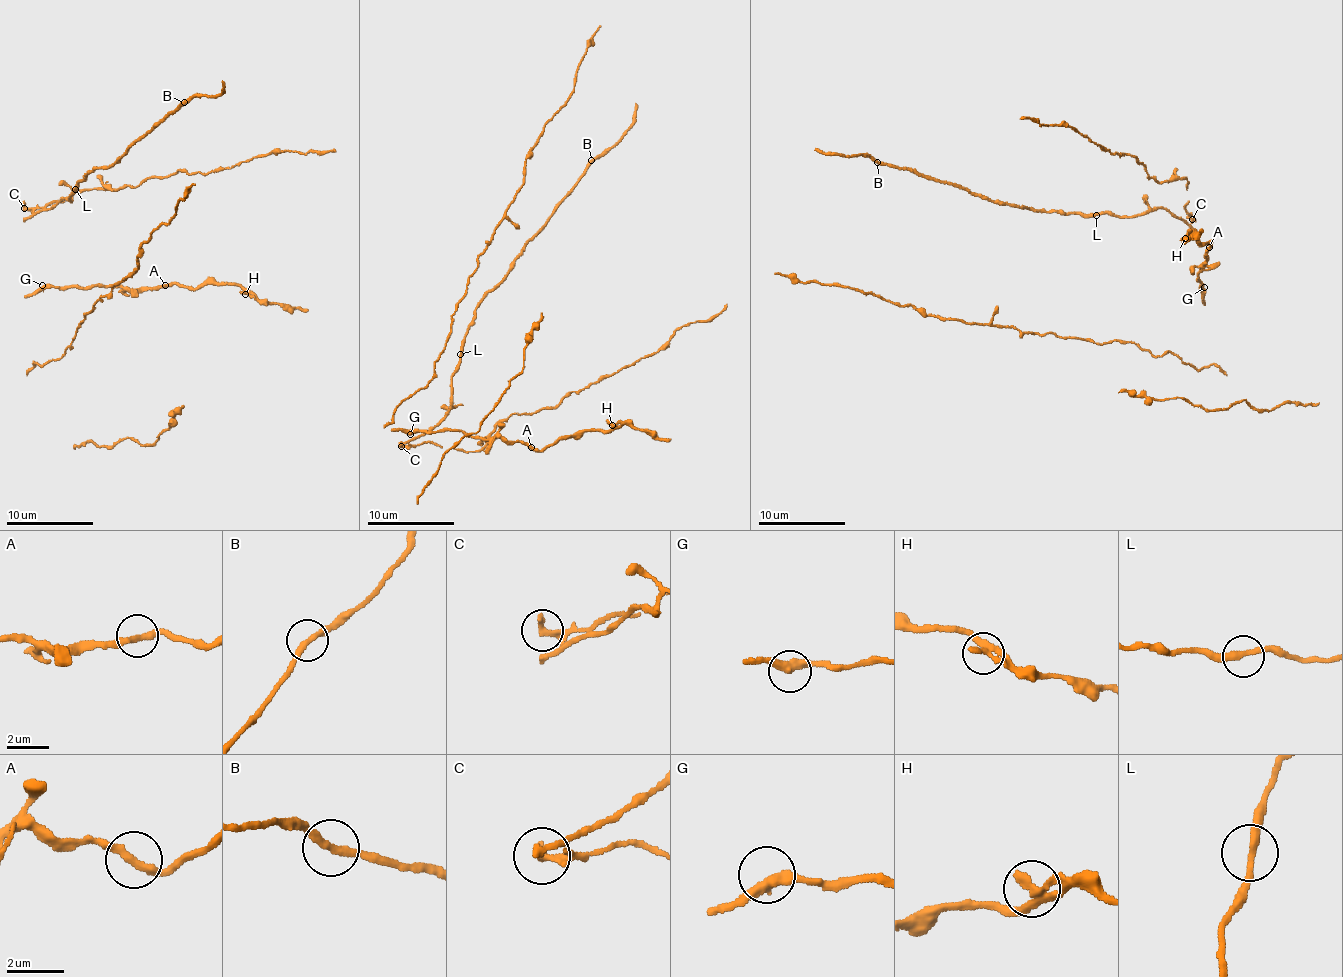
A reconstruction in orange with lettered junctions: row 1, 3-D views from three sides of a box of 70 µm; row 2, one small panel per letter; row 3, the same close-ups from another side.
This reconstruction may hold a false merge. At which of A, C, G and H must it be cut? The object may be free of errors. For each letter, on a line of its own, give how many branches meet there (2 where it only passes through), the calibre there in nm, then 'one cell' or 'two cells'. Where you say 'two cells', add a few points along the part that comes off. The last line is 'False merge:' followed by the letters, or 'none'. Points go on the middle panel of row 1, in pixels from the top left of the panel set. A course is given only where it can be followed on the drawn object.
A: 2 | 280 nm | one cell
C: 1 | 400 nm | two cells
G: 2 | 400 nm | one cell
H: 2 | 300 nm | one cell
False merge: C

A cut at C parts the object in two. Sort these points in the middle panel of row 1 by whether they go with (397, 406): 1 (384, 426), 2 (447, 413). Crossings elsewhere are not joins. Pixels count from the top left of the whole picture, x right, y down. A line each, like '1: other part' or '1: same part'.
1: same part
2: same part

